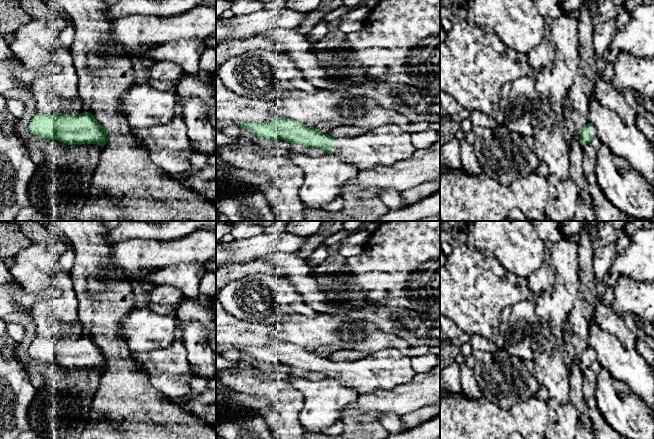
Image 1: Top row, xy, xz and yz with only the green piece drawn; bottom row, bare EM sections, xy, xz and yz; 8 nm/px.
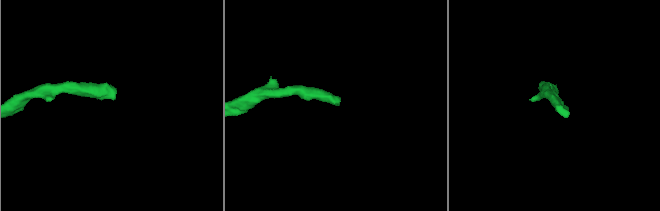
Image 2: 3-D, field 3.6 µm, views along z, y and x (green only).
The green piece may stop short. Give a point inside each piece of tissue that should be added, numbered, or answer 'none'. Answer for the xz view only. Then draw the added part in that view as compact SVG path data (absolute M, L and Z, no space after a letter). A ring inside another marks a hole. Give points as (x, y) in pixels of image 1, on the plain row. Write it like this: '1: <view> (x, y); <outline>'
1: xz (389, 368); M386 348L361 360L334 362L331 378L365 394L394 389L412 380L416 374L409 356L396 348Z

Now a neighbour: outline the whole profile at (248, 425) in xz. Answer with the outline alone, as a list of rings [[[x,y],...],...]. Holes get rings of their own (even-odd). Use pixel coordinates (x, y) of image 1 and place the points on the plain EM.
[[[251,411],[234,416],[216,414],[216,435],[222,439],[274,439],[265,418]]]

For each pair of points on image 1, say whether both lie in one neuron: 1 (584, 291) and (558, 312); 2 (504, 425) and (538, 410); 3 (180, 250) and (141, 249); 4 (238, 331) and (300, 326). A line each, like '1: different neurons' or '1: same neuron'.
1: different neurons
2: same neuron
3: same neuron
4: different neurons

